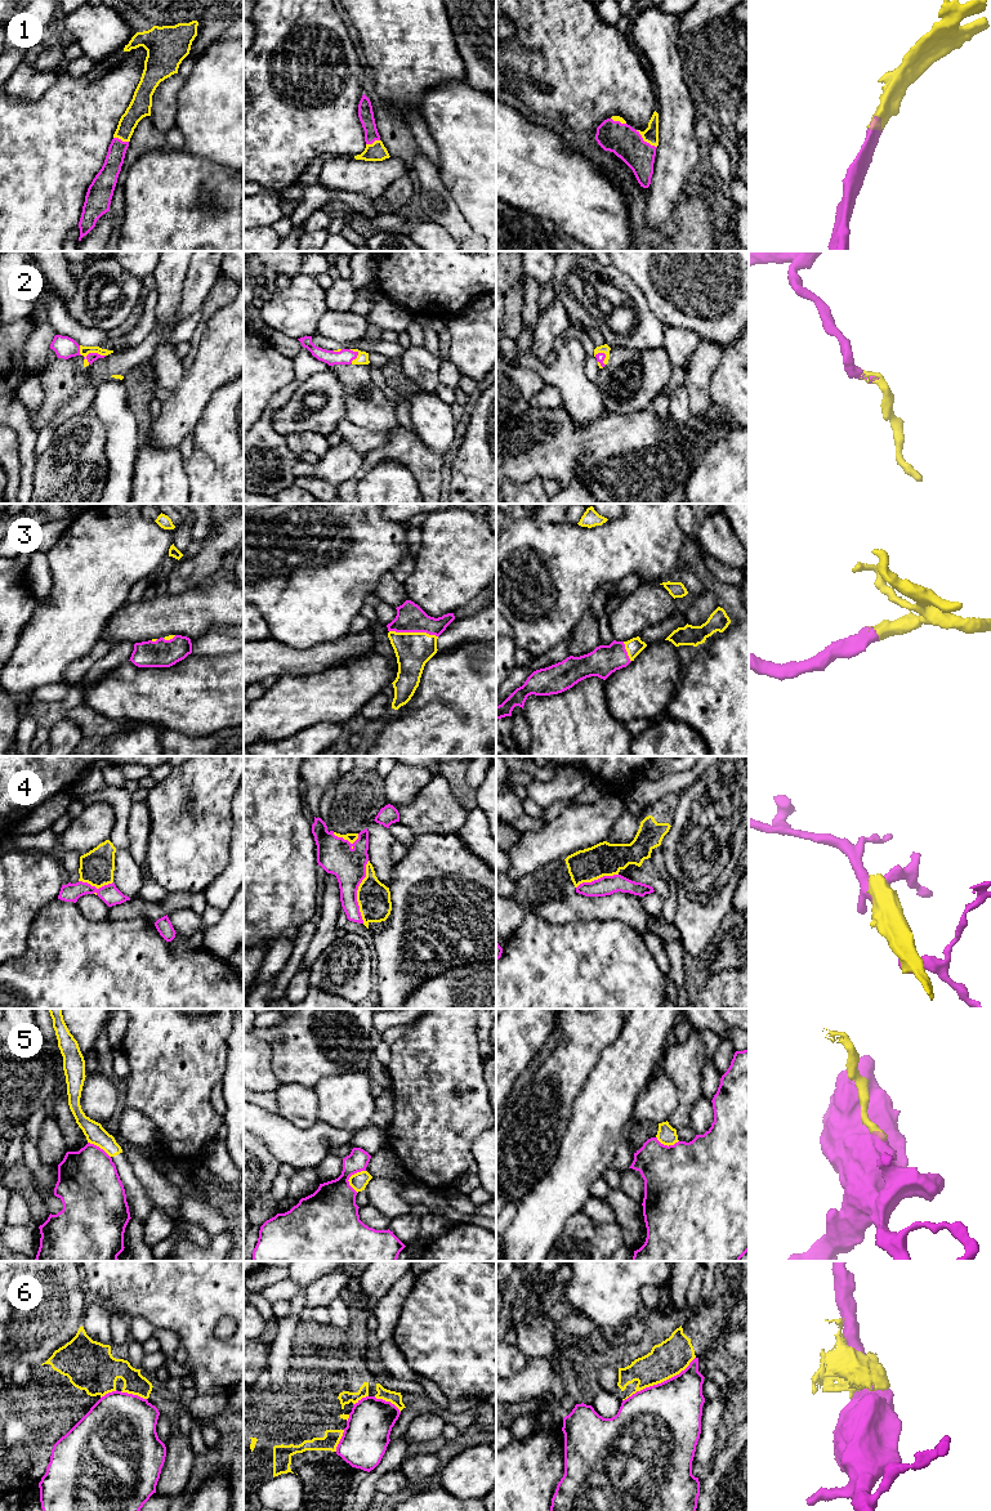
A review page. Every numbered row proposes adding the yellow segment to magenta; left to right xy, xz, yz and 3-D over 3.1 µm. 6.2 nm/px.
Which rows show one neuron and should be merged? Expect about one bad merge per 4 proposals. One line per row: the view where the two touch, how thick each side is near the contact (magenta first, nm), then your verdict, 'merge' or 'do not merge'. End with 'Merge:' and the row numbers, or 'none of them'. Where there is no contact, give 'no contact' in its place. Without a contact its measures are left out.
1: yz | 200/100 nm | merge
2: xy | 60/60 nm | merge
3: xz | 180/220 nm | merge
4: xz | 220/200 nm | do not merge
5: xz | 320/110 nm | do not merge
6: yz | 500/220 nm | do not merge
Merge: 1, 2, 3

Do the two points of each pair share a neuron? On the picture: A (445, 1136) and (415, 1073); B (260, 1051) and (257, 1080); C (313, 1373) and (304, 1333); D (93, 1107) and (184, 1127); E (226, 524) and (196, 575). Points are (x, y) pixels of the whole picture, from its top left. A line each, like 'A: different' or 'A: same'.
A: same
B: same
C: same
D: different
E: same

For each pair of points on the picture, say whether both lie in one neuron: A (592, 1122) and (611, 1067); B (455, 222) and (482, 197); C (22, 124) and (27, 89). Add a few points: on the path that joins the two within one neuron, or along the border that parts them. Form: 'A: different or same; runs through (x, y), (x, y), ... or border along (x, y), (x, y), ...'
A: same; runs through (602, 1108), (611, 1091), (611, 1081)
B: different; border along (446, 188), (468, 224), (482, 237)
C: different; border along (50, 86), (31, 102), (21, 102), (13, 97)

